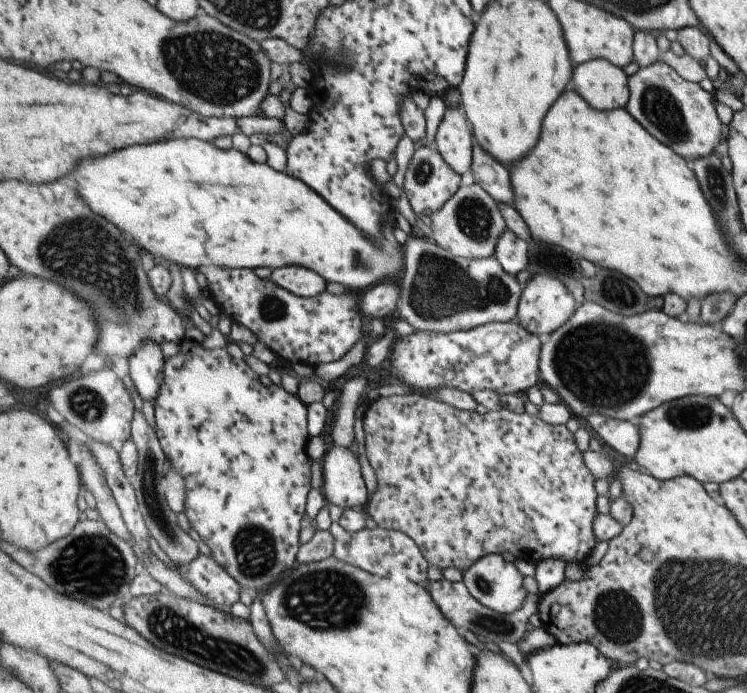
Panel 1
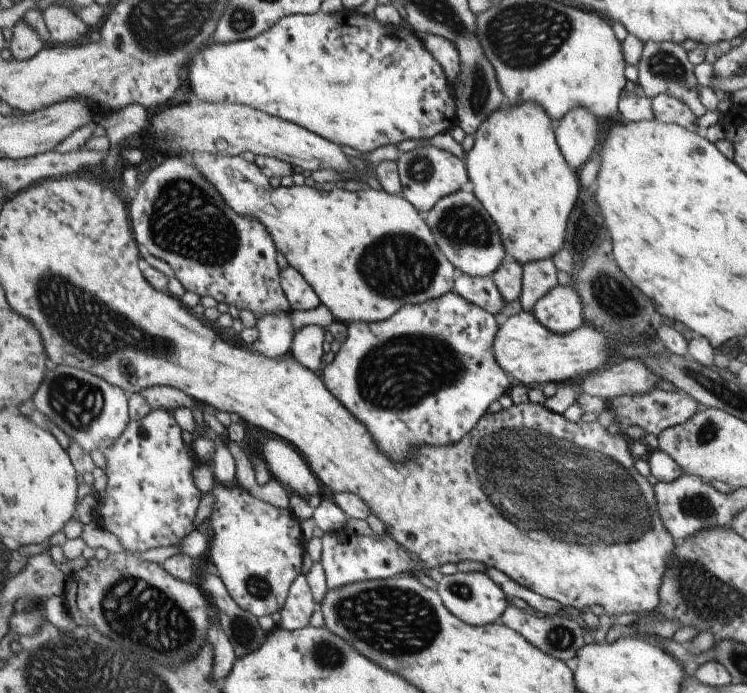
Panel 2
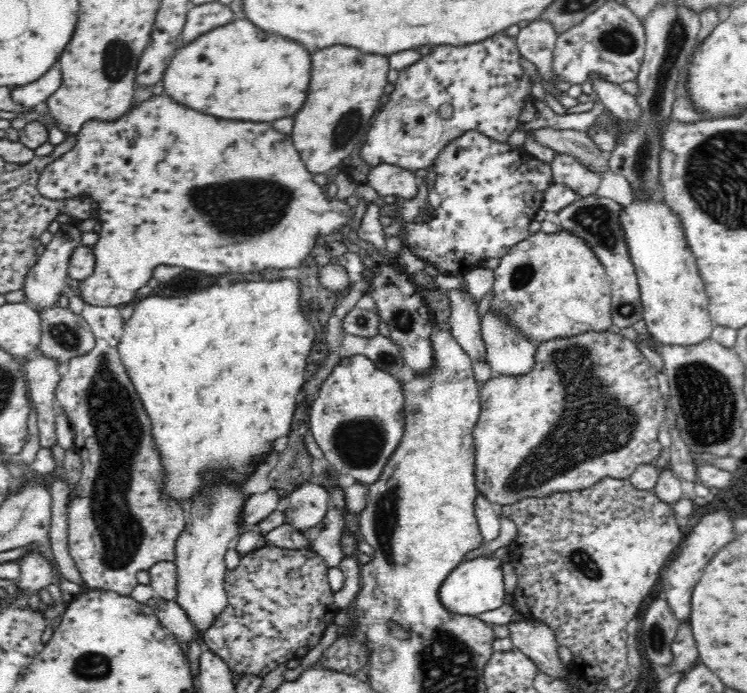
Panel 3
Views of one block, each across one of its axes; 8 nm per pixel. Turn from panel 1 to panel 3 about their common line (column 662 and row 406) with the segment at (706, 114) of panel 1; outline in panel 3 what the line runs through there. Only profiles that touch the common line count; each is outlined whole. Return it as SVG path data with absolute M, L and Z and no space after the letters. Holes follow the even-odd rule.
M90 303L84 304L81 315L90 325L95 336L92 350L84 354L70 357L63 367L60 383L55 399L62 407L68 423L74 431L72 450L82 460L82 476L80 482L71 488L68 512L67 551L80 570L84 582L92 590L104 590L129 596L139 584L136 573L150 570L162 561L174 561L175 548L180 534L186 530L184 504L167 500L159 490L158 464L156 449L149 436L148 418L138 399L136 388L130 383L125 366L121 361L118 347L123 330L123 318L118 312L119 307L103 307Z

